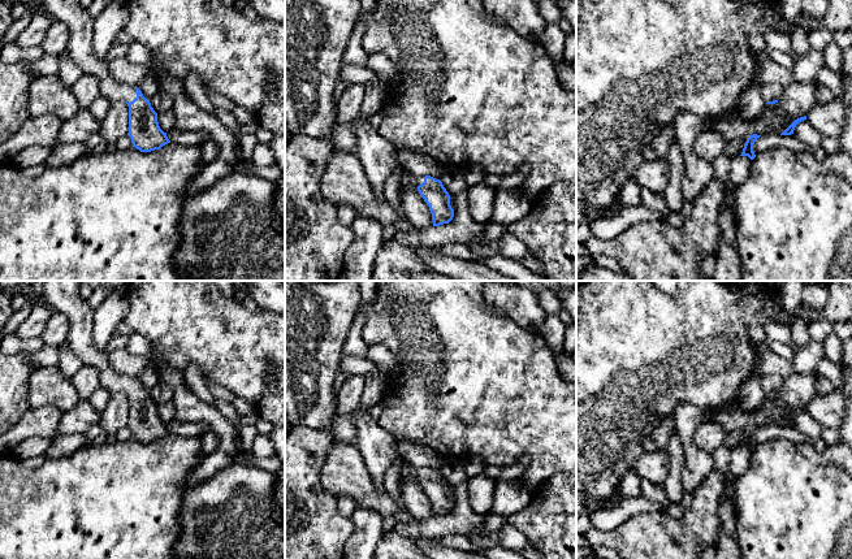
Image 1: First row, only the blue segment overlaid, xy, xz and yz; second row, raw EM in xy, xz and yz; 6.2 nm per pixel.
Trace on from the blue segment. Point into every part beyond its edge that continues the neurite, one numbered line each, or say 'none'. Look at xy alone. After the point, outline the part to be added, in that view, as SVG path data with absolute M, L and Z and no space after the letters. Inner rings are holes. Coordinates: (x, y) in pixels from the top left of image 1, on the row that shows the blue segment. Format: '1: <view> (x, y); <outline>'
1: xy (70, 12); M39 0L39 6L52 20L64 22L68 26L69 42L66 51L83 74L98 79L101 96L111 101L121 99L127 103L137 98L135 86L114 79L109 73L108 64L94 53L94 18L81 5L79 0Z

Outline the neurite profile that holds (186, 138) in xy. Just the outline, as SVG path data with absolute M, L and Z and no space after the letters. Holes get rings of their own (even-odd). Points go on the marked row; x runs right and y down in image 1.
M174 127L166 133L166 136L170 143L182 146L202 146L211 140L211 135L208 133L181 131L176 130Z

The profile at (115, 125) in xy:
M114 99L103 121L99 133L107 143L116 143L129 133L129 107L121 99Z

